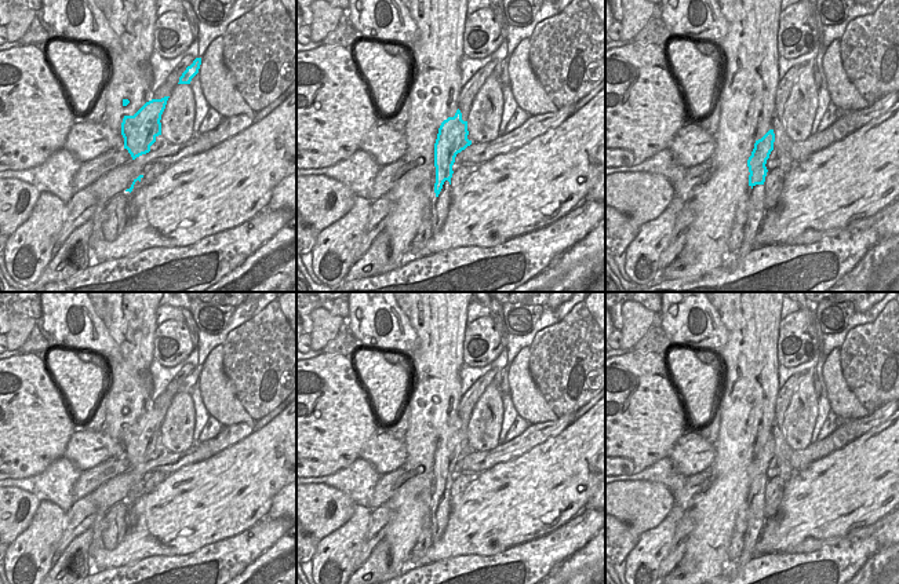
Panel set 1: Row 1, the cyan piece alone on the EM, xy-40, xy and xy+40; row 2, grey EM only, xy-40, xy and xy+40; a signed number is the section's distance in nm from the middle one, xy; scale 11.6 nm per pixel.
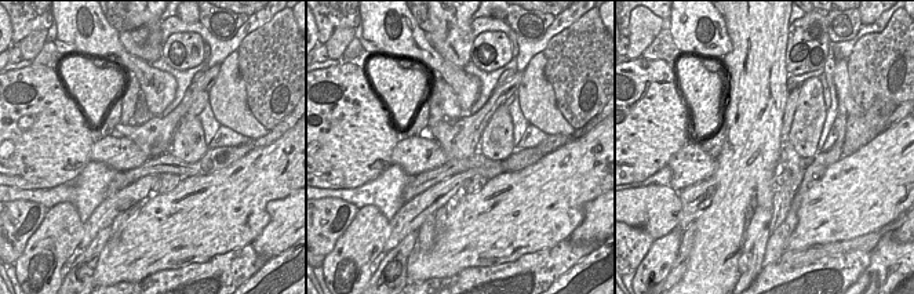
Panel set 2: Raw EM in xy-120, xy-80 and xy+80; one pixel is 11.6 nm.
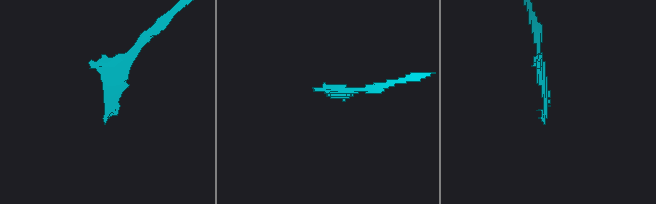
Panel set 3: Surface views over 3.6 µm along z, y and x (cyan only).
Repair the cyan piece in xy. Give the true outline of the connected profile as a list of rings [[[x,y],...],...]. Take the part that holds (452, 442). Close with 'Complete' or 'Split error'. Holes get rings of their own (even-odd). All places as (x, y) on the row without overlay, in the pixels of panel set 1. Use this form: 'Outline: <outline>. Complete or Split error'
Outline: [[[458,417],[454,426],[444,428],[438,437],[434,452],[436,504],[432,508],[433,543],[443,536],[451,512],[452,474],[458,461],[472,453],[467,448],[467,430],[462,428]]]. Split error

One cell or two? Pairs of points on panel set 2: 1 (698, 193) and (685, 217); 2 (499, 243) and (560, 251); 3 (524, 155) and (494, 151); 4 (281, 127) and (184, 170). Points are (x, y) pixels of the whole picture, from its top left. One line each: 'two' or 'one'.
1: one
2: two
3: two
4: one

